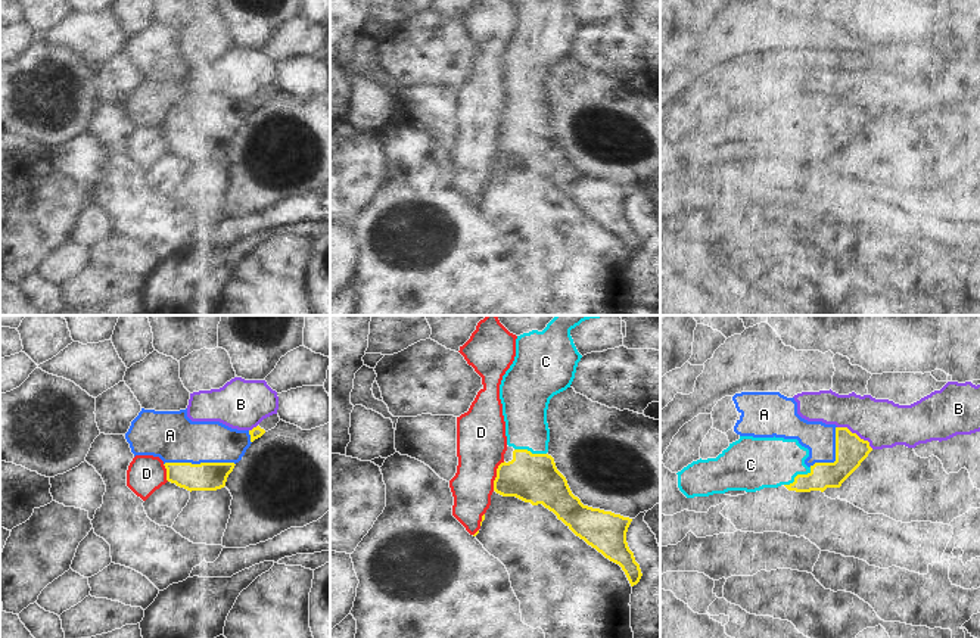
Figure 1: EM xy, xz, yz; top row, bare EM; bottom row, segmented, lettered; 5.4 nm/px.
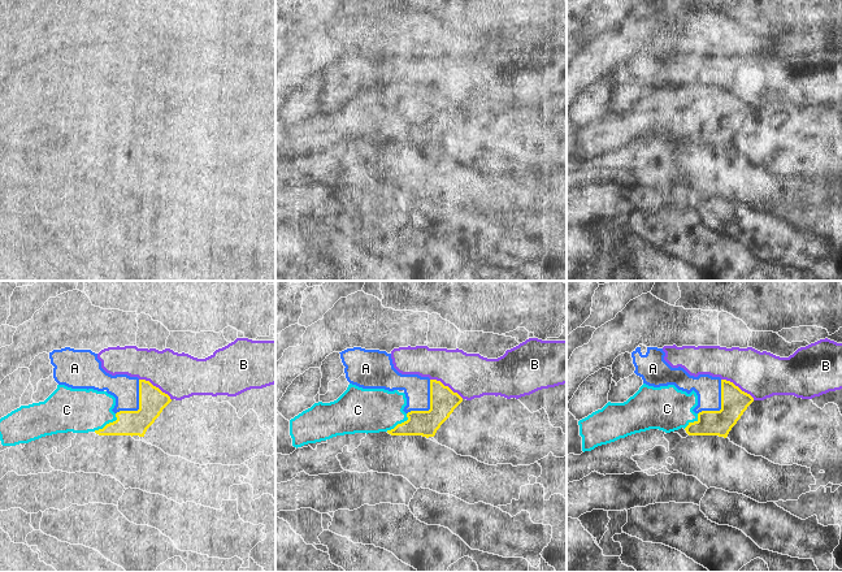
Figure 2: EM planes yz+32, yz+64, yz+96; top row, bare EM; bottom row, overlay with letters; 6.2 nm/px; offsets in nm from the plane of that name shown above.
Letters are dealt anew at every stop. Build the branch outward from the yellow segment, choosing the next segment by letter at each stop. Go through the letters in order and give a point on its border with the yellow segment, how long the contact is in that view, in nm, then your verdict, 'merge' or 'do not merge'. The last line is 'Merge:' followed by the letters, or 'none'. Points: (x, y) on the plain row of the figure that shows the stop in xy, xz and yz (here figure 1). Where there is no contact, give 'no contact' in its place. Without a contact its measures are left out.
A: meets yellow in xy at (201, 133); contact 400 nm long; do not merge
B: meets yellow in yz at (855, 103); contact 240 nm long; do not merge
C: meets yellow in yz at (798, 145); contact 180 nm long; merge
D: meets yellow in xz at (497, 145); contact 170 nm long; do not merge
Merge: C

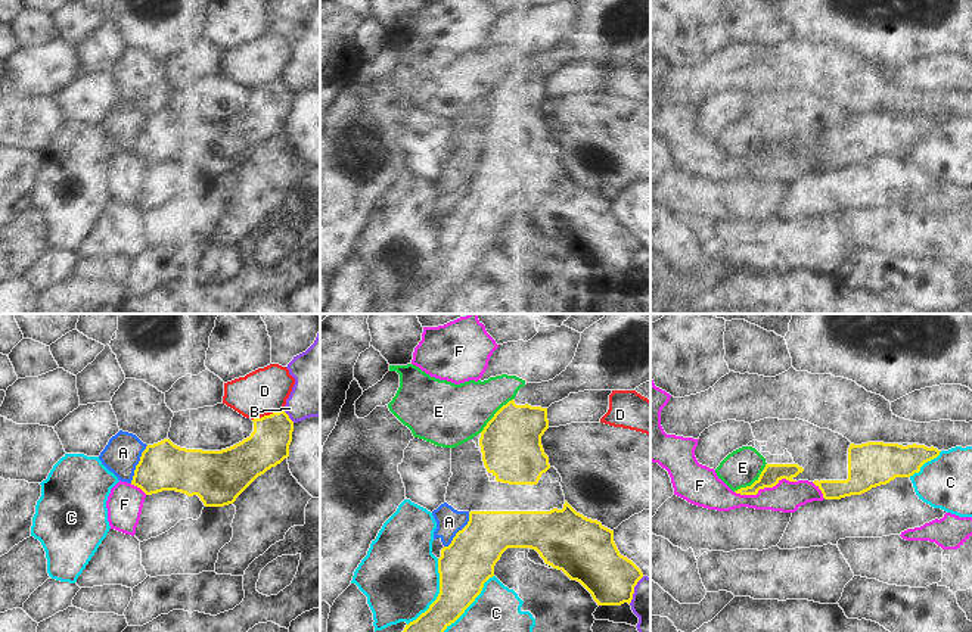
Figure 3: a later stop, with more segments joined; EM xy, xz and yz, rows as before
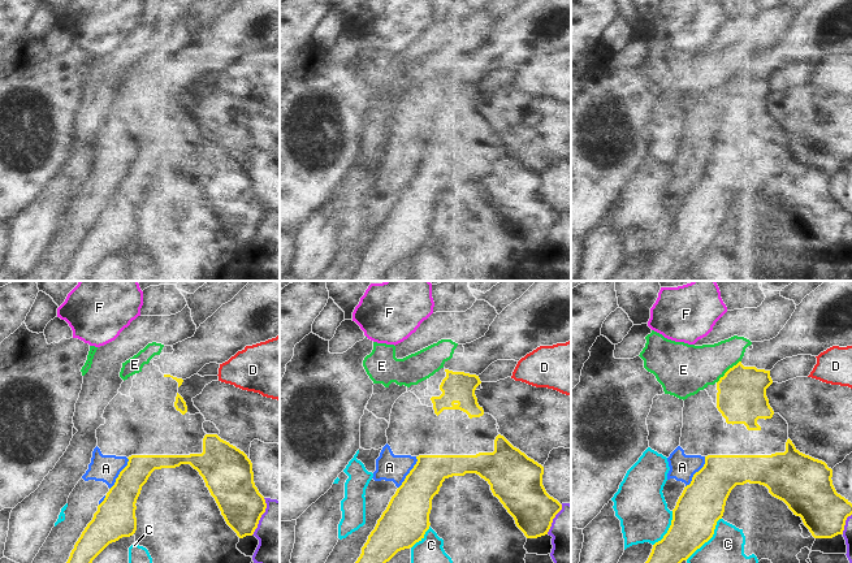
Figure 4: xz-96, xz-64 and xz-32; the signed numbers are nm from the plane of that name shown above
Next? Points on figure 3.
A: meets yellow in xz at (459, 201); contact 240 nm long; do not merge
B: meets yellow in xy at (288, 86); contact 90 nm long; do not merge
C: meets yellow in xz at (466, 277); contact 500 nm long; do not merge
D: meets yellow in xy at (267, 86); contact 190 nm long; do not merge
E: meets yellow in yz at (754, 152); contact 240 nm long; do not merge
F: meets yellow in yz at (764, 156); contact 340 nm long; do not merge
Merge: none

